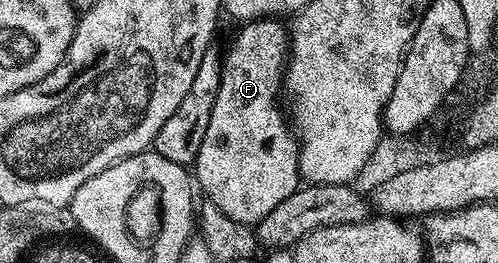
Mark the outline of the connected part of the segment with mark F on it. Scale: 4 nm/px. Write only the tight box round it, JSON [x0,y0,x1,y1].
[193,18,301,226]

